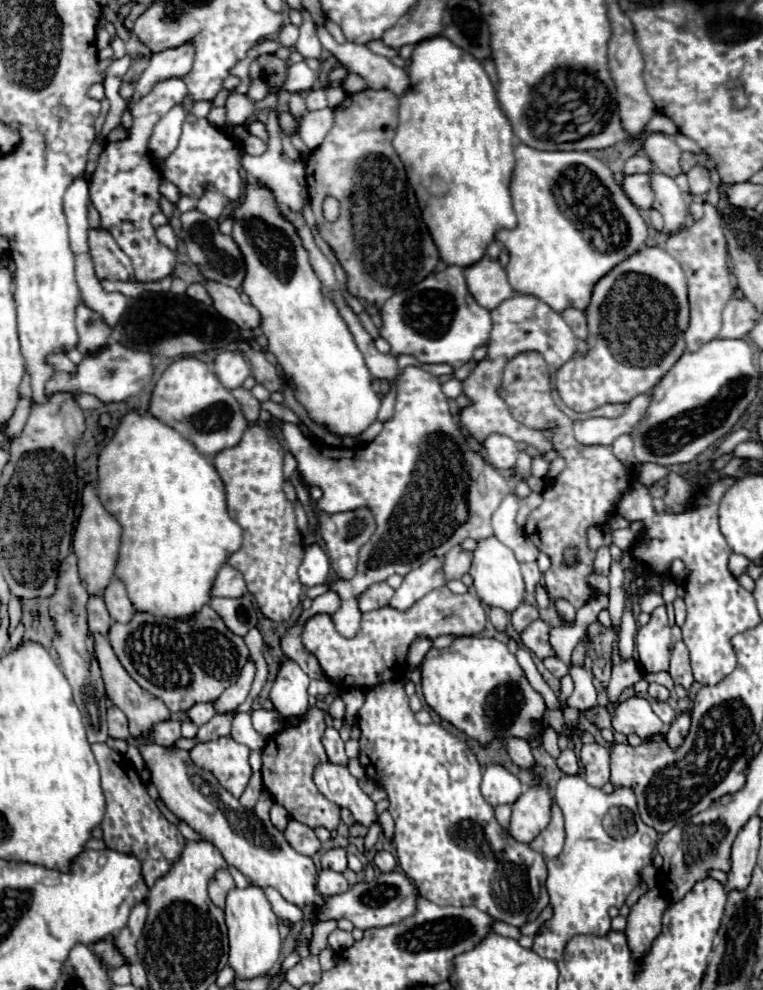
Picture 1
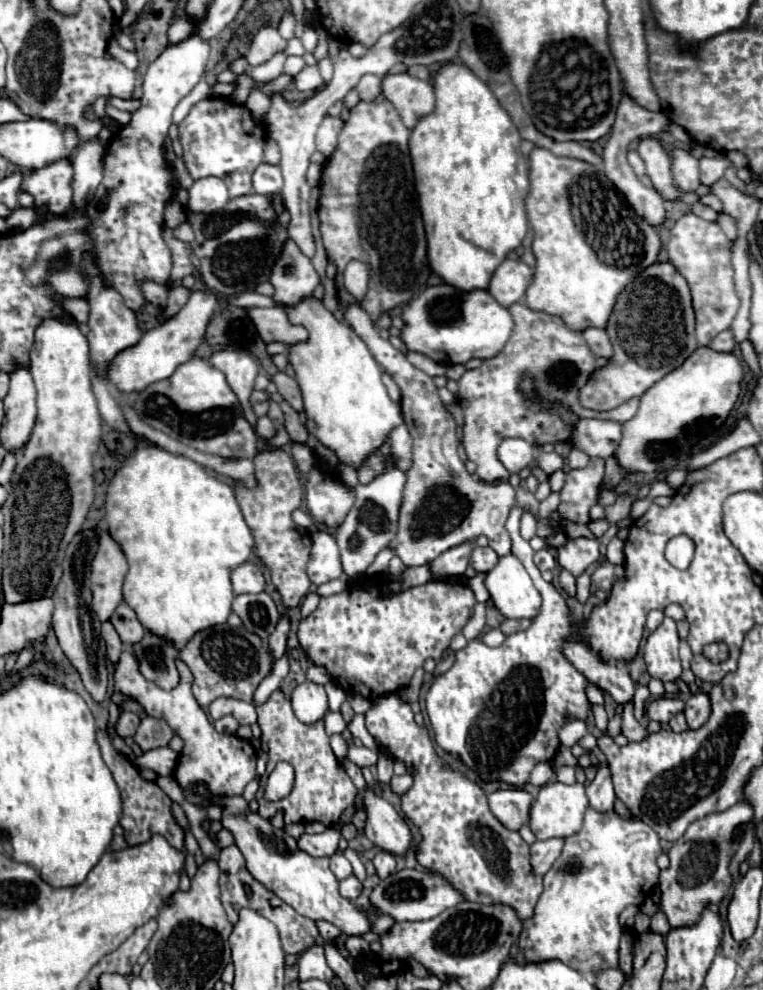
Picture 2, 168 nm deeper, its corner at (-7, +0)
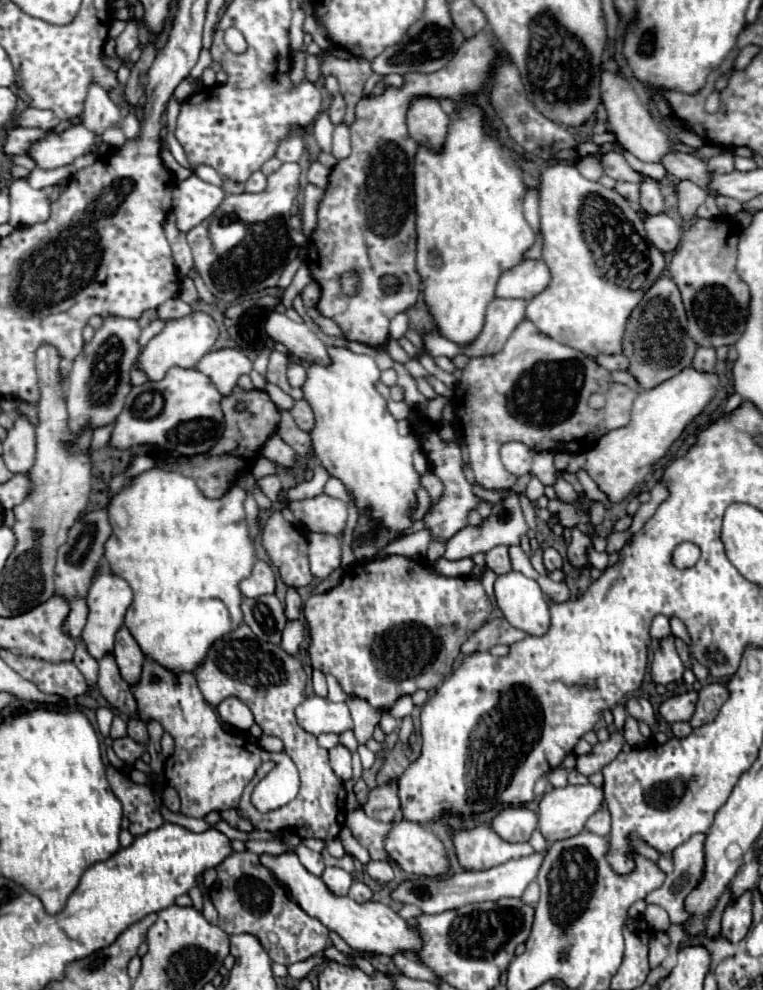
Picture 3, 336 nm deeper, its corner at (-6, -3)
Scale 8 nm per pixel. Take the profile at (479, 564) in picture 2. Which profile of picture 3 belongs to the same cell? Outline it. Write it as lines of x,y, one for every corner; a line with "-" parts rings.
496,546
490,552
486,552
486,566
490,566
496,574
506,574
510,572
510,556
508,556
508,546

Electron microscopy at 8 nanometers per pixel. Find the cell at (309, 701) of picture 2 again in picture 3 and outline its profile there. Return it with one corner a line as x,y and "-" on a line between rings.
310,696
296,708
298,724
312,732
314,736
322,732
342,734
346,730
352,730
352,718
350,710
344,702
330,702
328,698

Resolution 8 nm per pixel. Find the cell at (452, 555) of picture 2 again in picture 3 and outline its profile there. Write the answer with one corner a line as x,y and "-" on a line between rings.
508,494
506,498
502,498
498,504
490,504
492,514
488,518
484,518
478,526
466,526
462,528
462,532
456,532
448,544
446,544
446,560
460,560
478,552
488,552
490,548
498,546
498,544
506,544
506,546
518,546
520,538
528,532
528,526
524,522
524,514
520,508
520,494

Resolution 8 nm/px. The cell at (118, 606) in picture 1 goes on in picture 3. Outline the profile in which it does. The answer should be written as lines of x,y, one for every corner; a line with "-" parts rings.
122,628
116,634
116,646
112,652
120,676
128,682
128,684
138,684
140,680
140,672
142,672
142,664
144,664
144,654
140,650
140,646
136,644
136,640
132,638
132,634
128,632
128,628

